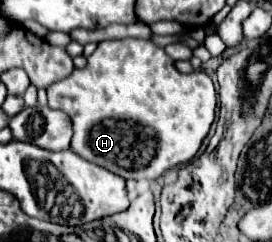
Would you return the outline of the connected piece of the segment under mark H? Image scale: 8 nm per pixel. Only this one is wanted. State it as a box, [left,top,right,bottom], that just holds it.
[47,40,215,180]

